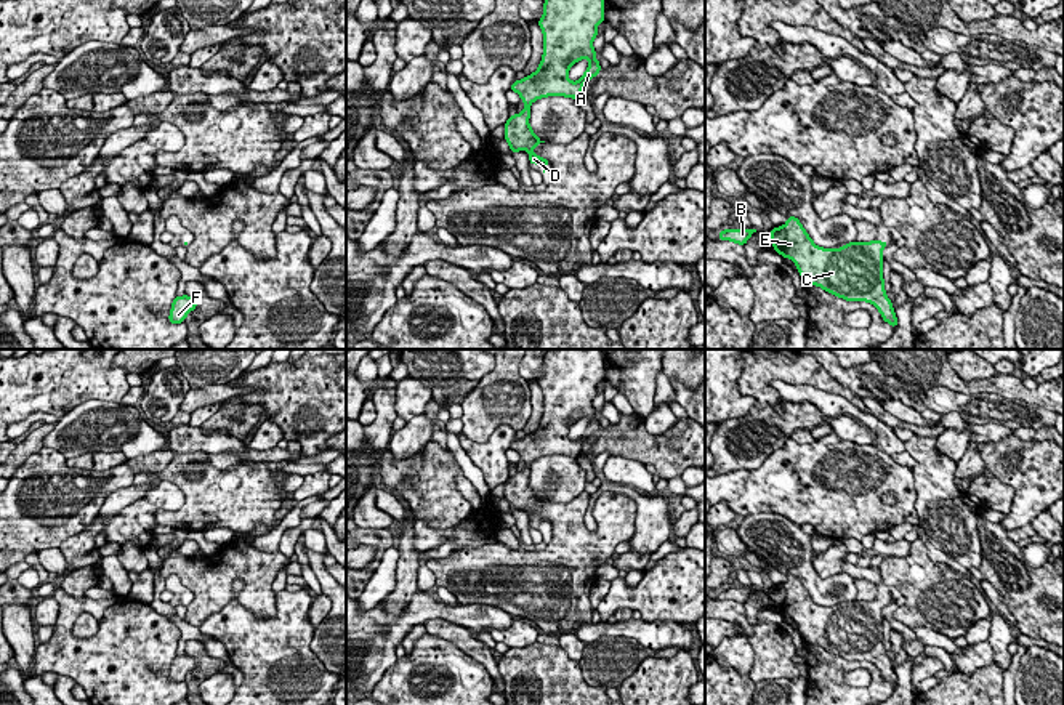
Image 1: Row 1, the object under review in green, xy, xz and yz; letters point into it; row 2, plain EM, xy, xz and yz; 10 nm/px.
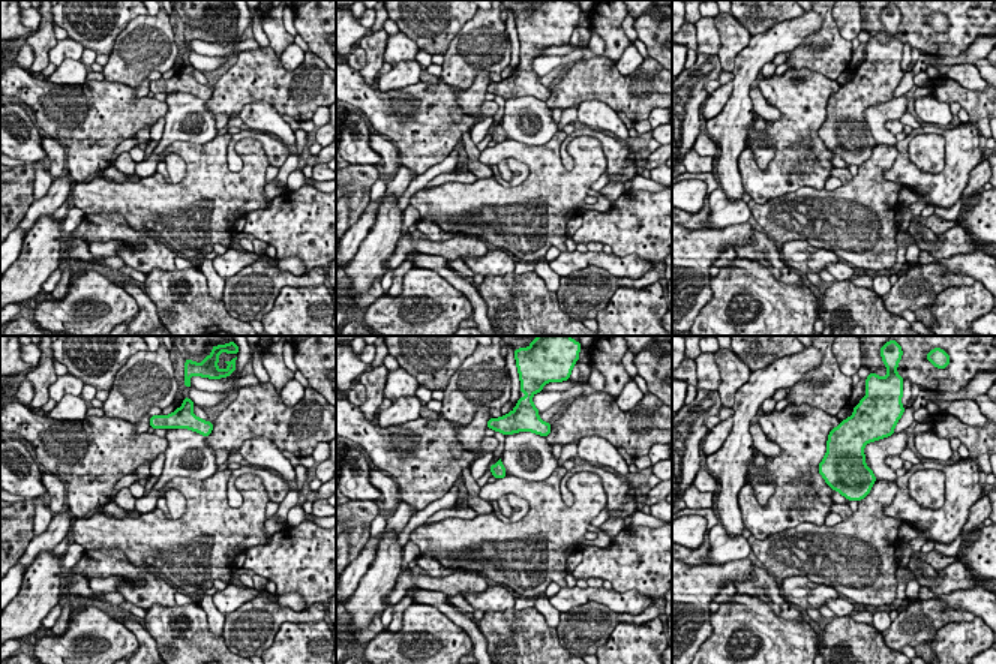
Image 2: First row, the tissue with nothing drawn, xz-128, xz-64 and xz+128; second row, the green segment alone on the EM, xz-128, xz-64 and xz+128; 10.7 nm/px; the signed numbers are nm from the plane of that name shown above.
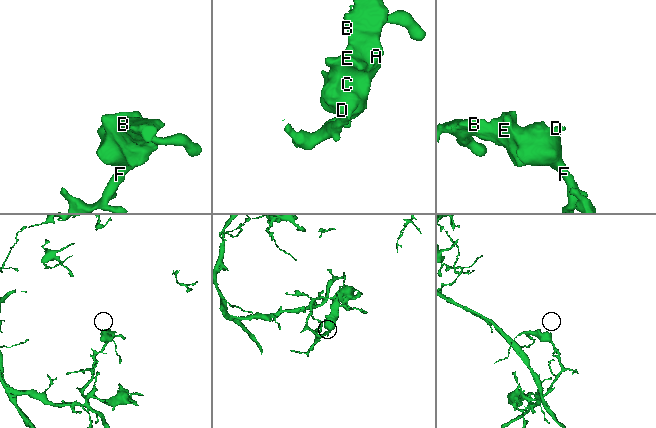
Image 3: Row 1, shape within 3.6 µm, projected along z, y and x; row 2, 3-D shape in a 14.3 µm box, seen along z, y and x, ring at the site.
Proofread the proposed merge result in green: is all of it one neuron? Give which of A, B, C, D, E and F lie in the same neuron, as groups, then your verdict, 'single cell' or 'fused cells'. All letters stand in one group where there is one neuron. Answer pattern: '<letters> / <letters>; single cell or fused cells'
A B C D E F; single cell

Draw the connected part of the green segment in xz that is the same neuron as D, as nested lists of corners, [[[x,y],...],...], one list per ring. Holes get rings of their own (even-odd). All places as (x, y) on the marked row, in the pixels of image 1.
[[[545,0],[543,16],[538,21],[545,37],[540,66],[510,87],[526,107],[506,120],[505,139],[511,152],[527,151],[529,162],[542,165],[543,175],[550,162],[532,152],[545,141],[529,125],[530,104],[546,96],[577,99],[583,85],[599,74],[601,66],[593,48],[599,22],[604,22],[604,0]],[[580,59],[588,59],[590,64],[577,82],[570,82],[569,69]]]

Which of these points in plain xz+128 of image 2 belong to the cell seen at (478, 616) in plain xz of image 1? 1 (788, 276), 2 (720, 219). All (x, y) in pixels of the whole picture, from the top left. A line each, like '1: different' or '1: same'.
1: different
2: different

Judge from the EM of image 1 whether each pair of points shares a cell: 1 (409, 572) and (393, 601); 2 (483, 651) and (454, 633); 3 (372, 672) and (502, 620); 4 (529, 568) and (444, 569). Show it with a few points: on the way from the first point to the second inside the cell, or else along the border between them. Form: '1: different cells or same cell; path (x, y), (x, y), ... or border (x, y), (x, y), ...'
1: same cell; path (406, 579), (406, 587), (399, 595)
2: same cell; path (476, 649), (460, 636)
3: same cell; path (393, 635), (417, 611), (465, 614)
4: same cell; path (508, 569), (465, 569)

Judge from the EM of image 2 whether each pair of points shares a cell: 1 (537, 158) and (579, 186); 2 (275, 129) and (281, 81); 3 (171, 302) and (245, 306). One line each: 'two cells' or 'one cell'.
1: one cell
2: two cells
3: two cells

